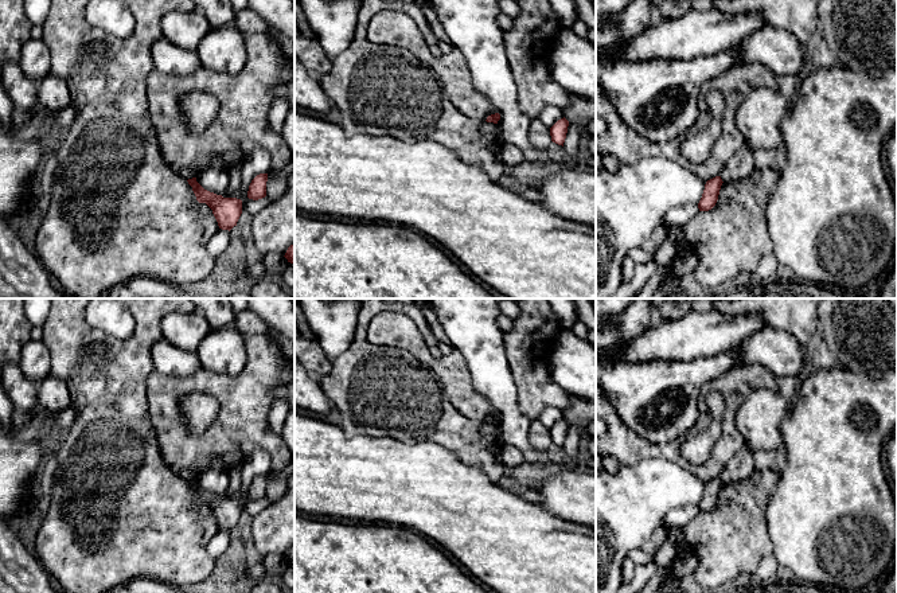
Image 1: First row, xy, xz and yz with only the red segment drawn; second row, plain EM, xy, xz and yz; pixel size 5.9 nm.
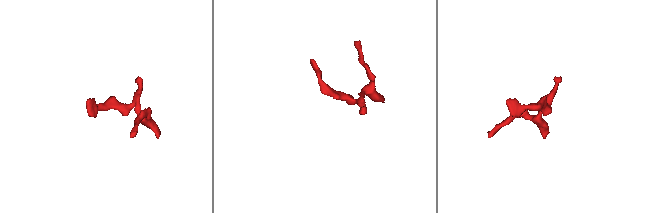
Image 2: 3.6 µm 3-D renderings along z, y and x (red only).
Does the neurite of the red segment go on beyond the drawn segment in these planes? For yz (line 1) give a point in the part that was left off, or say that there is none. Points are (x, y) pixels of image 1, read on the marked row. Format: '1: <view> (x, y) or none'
1: none

